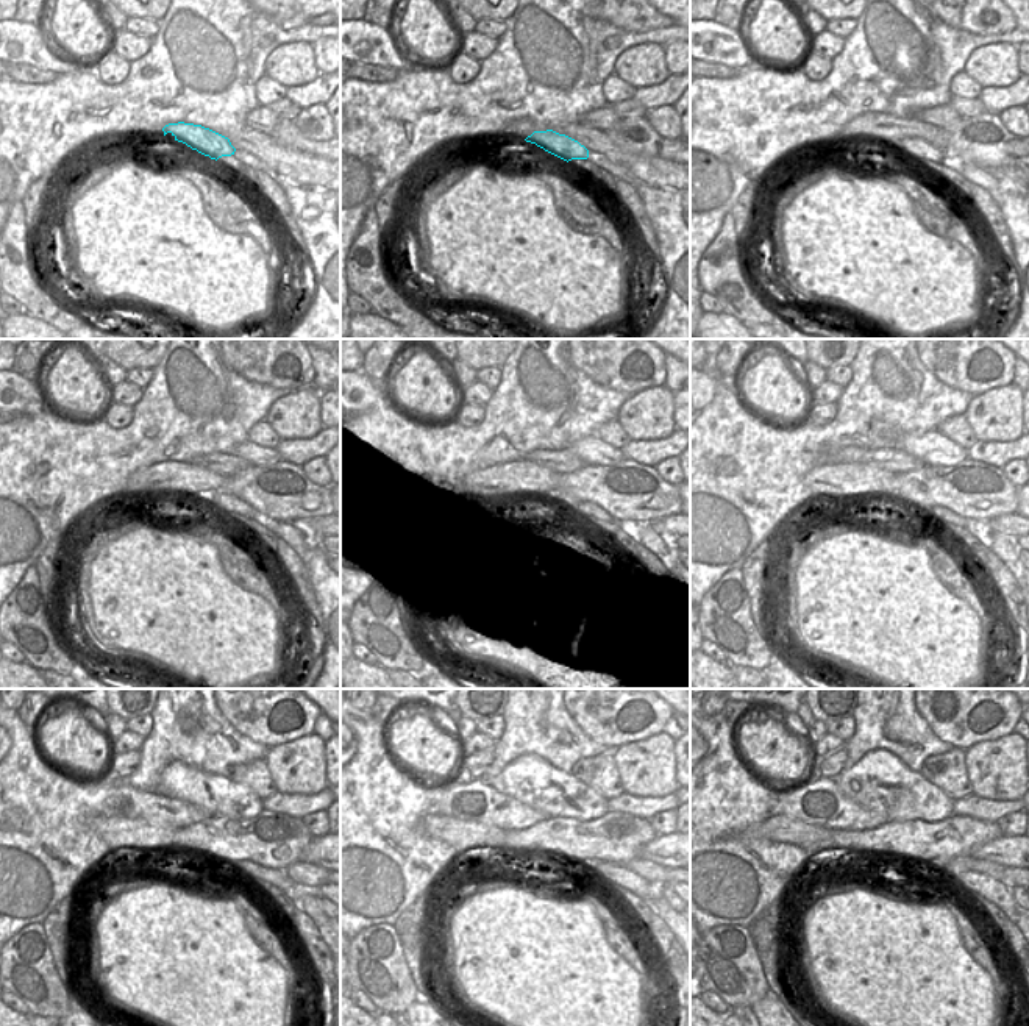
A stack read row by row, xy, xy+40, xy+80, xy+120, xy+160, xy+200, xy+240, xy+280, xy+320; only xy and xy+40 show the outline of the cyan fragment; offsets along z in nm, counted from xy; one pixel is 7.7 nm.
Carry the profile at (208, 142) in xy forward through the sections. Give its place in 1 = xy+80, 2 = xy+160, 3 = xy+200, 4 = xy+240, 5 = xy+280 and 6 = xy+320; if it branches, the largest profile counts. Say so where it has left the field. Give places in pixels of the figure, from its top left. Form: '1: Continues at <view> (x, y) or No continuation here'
1: Continues at xy+80 (920, 150)
2: Continues at xy+160 (589, 511)
3: Continues at xy+200 (982, 531)
4: Continues at xy+240 (278, 878)
5: Continues at xy+280 (611, 873)
6: Continues at xy+320 (993, 890).

